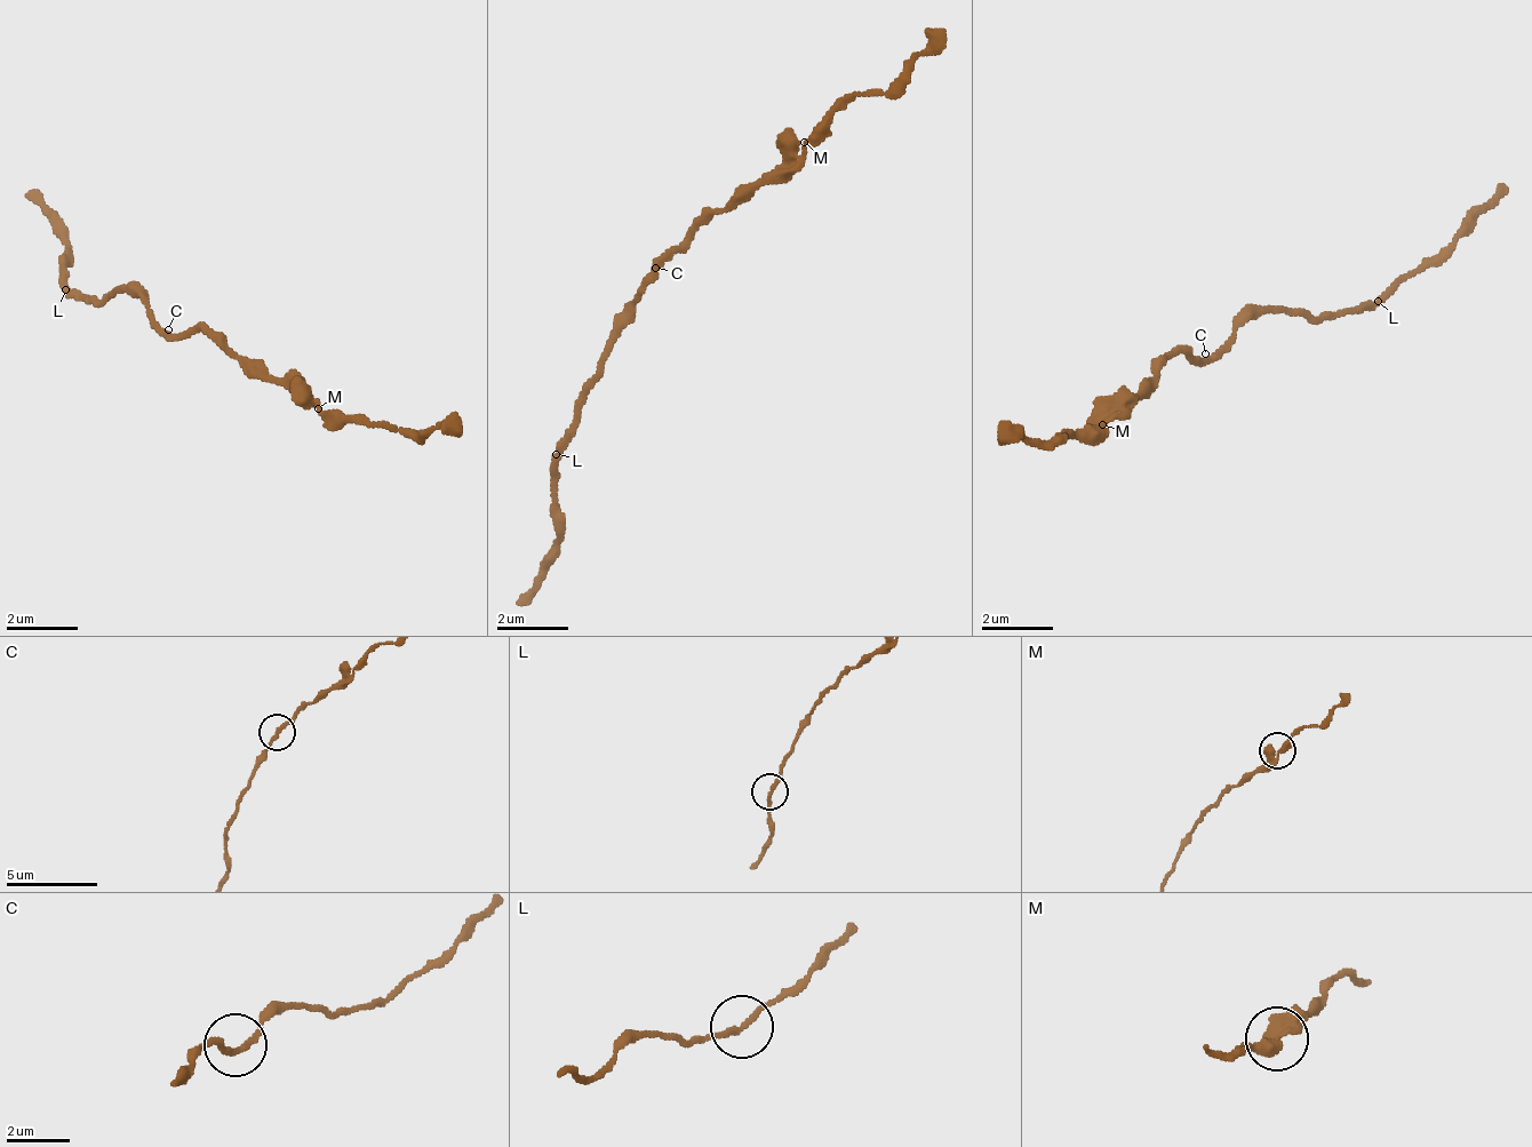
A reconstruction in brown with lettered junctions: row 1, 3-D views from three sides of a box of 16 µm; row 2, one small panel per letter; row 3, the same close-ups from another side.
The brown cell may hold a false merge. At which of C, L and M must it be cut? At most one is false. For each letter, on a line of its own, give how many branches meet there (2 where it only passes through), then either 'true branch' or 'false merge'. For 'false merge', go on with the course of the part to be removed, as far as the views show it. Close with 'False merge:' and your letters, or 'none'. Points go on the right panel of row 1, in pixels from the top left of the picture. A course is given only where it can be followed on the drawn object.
C: 2 | true branch
L: 2 | true branch
M: 2 | true branch
False merge: none

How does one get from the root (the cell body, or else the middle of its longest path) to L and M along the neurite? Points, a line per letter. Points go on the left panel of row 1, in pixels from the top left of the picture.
L: (168, 332), (150, 317), (150, 308), (121, 288), (92, 303), (82, 296), (72, 300), (63, 292)
M: (168, 332), (177, 339), (214, 332), (316, 407)

